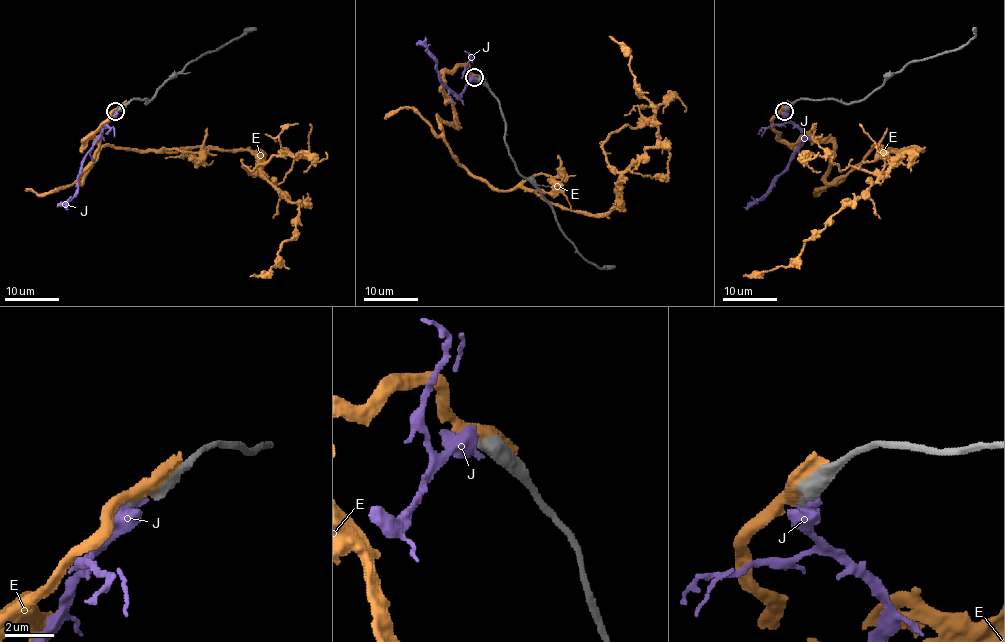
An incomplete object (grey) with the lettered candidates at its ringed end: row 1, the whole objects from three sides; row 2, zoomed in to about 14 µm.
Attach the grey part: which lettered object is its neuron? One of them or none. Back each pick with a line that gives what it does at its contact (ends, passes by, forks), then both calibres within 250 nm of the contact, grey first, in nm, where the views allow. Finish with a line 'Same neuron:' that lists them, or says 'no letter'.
Same neuron: no letter

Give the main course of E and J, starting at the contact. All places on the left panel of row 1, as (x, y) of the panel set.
E: (122, 106), (85, 140), (97, 144), (79, 182), (103, 146), (247, 149), (298, 205), (275, 266), (249, 277)
J: (116, 110), (86, 155), (77, 178), (77, 193), (66, 203), (56, 206)

